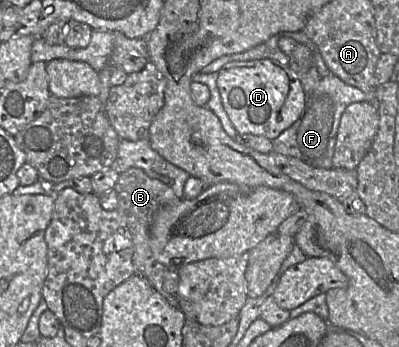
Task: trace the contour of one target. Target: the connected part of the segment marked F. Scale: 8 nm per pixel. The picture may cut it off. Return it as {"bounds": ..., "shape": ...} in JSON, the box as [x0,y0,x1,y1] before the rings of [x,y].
{"bounds":[272,73,368,168],"shape":[[[332,73],[321,77],[317,85],[305,93],[305,106],[299,118],[272,140],[273,151],[295,157],[315,167],[333,168],[334,146],[341,115],[348,105],[361,101],[368,99],[359,88],[346,84]]]}

